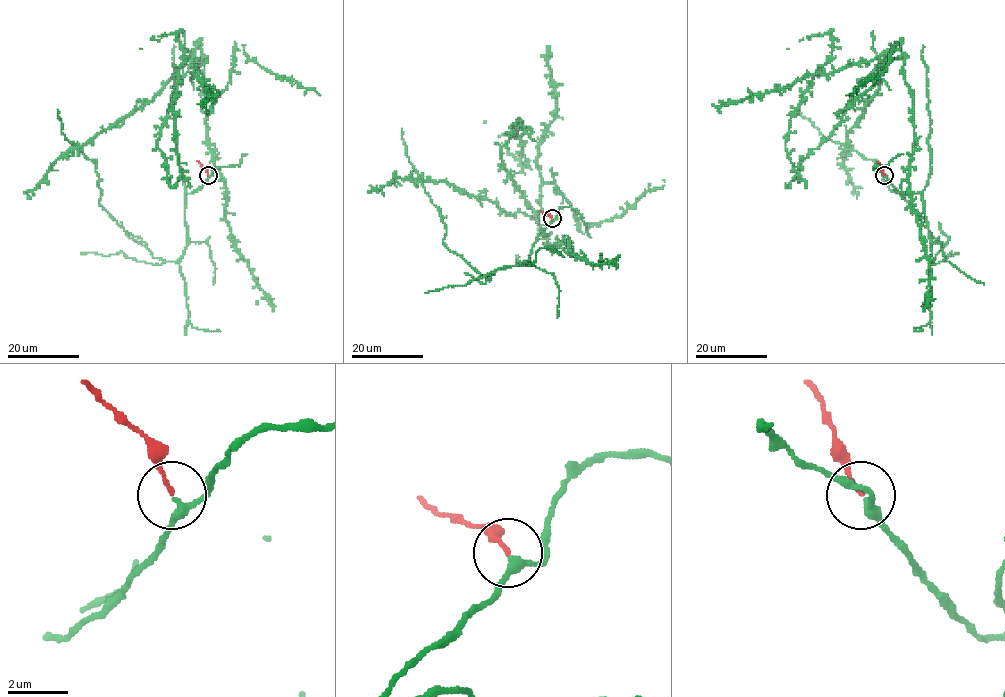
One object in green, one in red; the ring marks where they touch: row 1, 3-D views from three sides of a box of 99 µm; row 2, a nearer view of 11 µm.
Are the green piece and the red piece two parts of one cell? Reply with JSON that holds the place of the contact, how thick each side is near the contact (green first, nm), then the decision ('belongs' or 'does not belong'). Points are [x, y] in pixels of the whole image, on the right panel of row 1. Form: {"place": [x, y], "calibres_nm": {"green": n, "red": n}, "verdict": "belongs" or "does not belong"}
{"place": [884, 175], "calibres_nm": {"green": 240, "red": 120}, "verdict": "belongs"}

